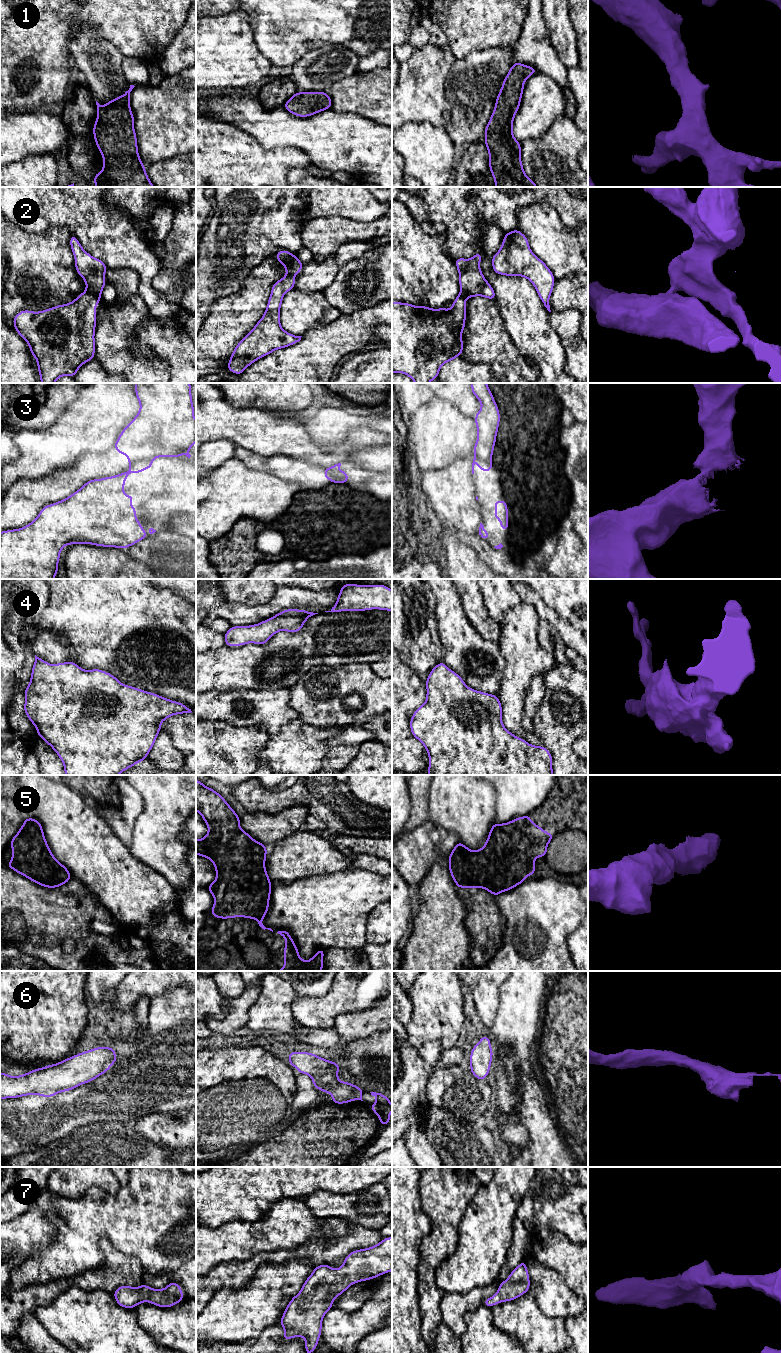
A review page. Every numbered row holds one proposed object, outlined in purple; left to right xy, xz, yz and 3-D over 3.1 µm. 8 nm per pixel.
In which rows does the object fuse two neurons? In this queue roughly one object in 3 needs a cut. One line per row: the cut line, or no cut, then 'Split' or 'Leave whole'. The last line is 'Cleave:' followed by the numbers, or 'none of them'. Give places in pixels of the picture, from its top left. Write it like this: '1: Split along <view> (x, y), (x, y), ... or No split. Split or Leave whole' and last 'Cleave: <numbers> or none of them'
1: No split. Leave whole
2: Split along xy (86, 290), (99, 297). Split
3: Split along xy (153, 458), (138, 460), (132, 464). Split
4: No split. Leave whole
5: No split. Leave whole
6: No split. Leave whole
7: No split. Leave whole
Cleave: 2, 3

